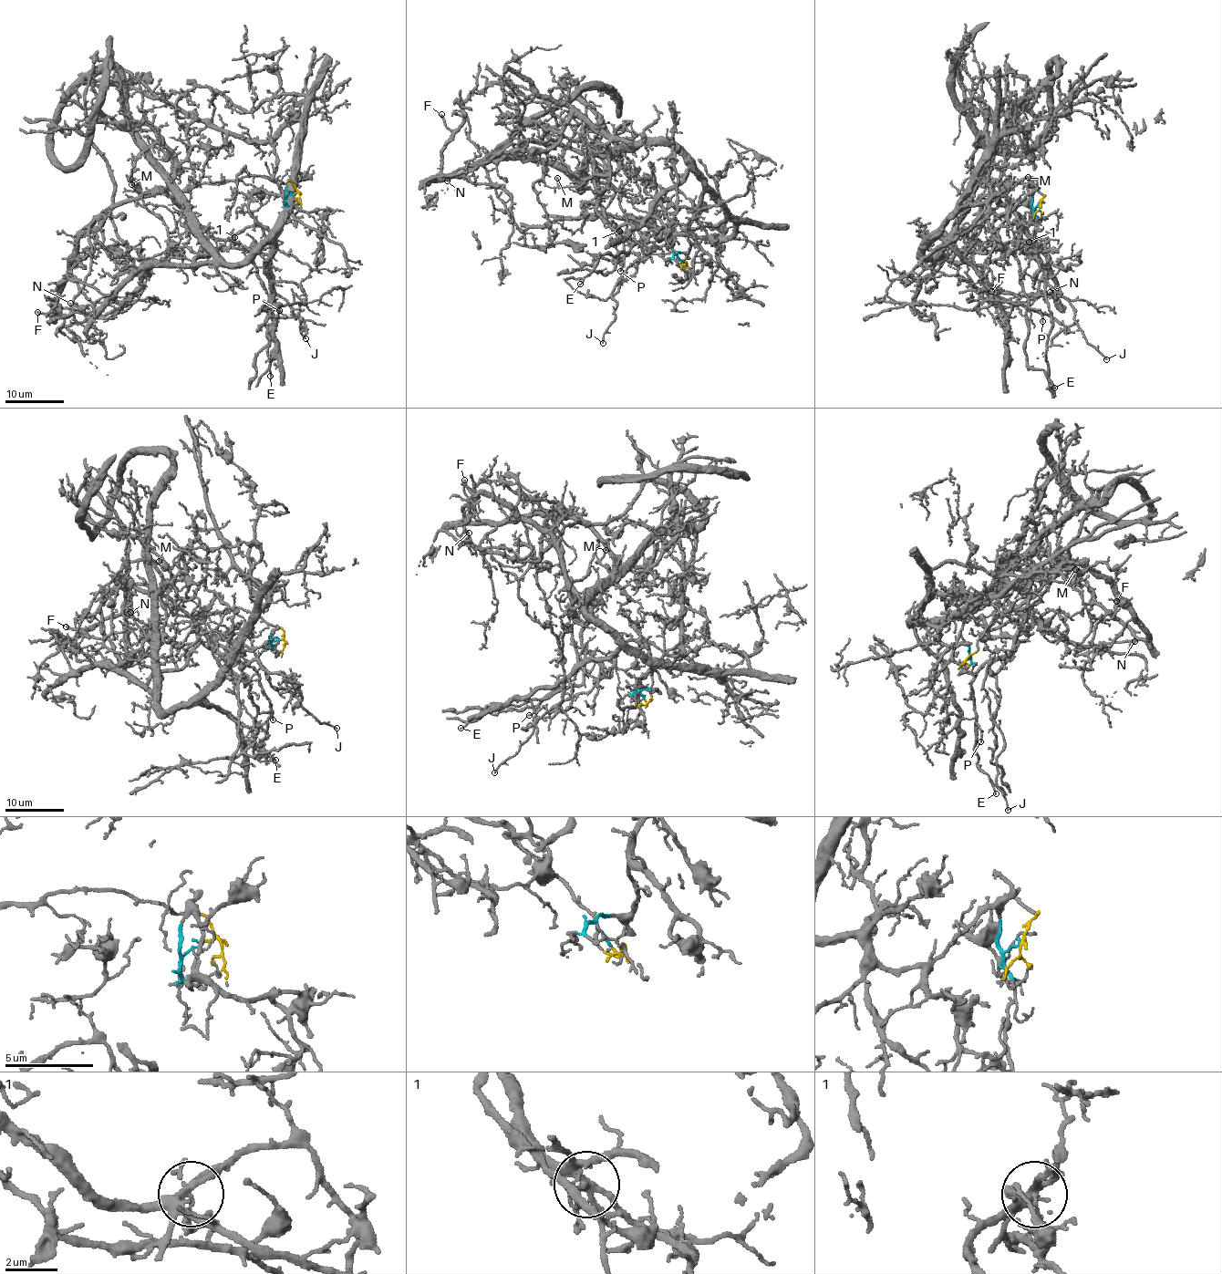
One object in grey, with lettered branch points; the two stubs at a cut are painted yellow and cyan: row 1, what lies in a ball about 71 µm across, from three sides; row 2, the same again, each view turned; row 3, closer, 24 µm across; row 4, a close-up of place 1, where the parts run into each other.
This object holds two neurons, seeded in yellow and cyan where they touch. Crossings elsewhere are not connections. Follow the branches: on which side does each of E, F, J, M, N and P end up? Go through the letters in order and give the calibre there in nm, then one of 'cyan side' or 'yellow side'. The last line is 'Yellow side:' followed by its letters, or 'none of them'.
E: 100 nm thick; yellow side
F: 200 nm thick; yellow side
J: 120 nm thick; yellow side
M: 160 nm thick; yellow side
N: 100 nm thick; yellow side
P: 120 nm thick; yellow side
Yellow side: E, F, J, M, N, P

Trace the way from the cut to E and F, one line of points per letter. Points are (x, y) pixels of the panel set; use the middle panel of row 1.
E: (682, 263), (647, 222), (603, 212), (615, 190), (595, 180), (612, 225), (644, 241), (599, 256), (579, 284)
F: (682, 263), (647, 222), (603, 212), (615, 190), (555, 145), (522, 142), (435, 179), (451, 135), (440, 114)

